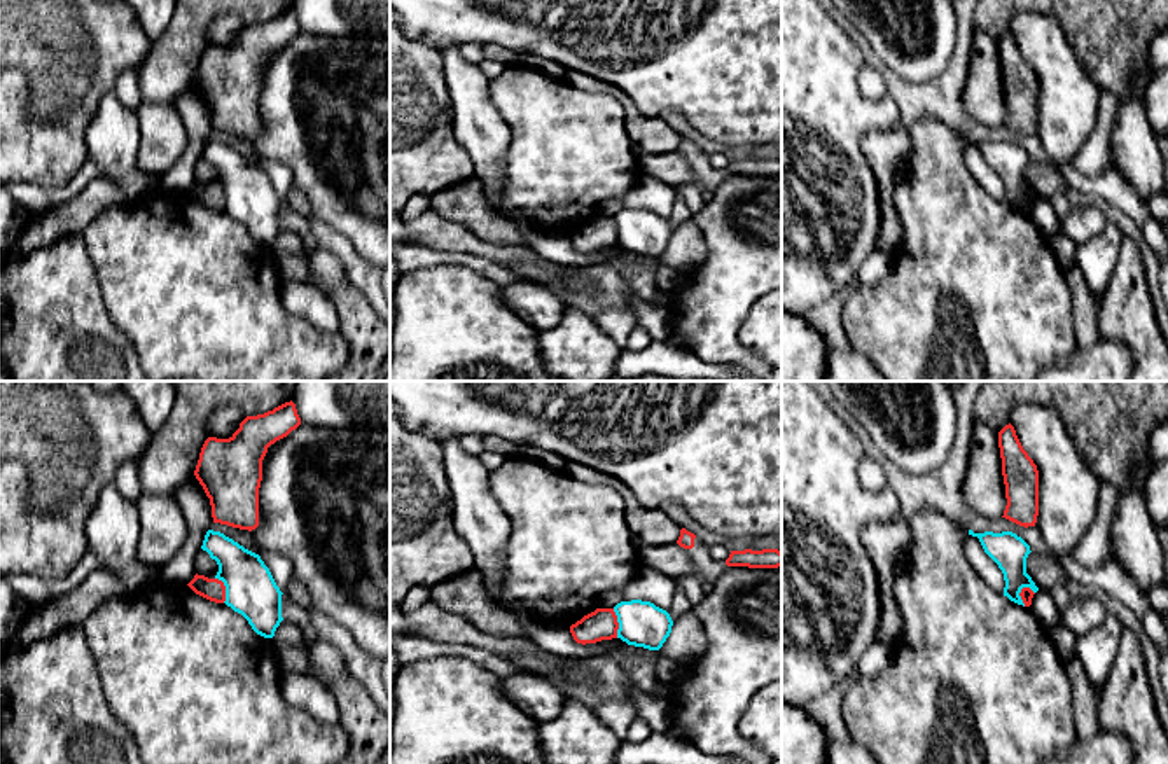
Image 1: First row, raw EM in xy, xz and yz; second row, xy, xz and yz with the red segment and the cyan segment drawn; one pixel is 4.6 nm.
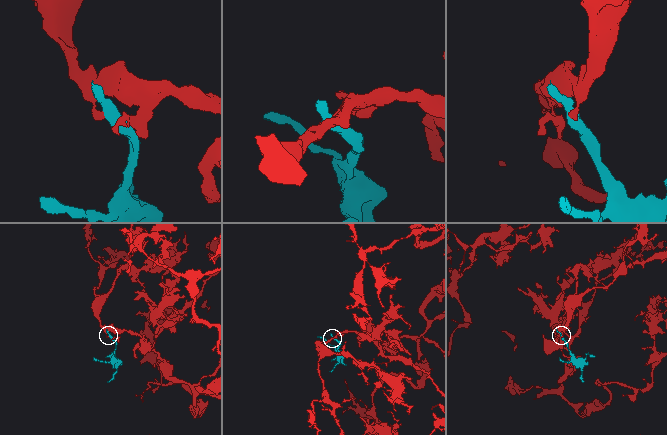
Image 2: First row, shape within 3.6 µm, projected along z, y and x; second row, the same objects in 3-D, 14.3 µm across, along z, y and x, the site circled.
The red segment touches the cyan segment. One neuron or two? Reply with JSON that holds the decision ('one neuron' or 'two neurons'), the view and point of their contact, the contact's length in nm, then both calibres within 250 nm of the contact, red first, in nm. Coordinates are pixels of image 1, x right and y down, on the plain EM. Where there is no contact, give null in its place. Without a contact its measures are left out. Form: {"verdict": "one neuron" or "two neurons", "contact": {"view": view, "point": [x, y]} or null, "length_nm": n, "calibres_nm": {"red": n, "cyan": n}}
{"verdict": "two neurons", "contact": {"view": "yz", "point": [1020, 203]}, "length_nm": 100, "calibres_nm": {"red": 60, "cyan": 160}}

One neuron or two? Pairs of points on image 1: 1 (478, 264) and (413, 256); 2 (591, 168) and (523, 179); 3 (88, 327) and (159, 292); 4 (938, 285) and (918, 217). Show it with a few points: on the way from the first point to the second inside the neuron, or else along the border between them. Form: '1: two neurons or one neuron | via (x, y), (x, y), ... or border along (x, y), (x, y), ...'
1: one neuron | via (462, 259), (429, 257)
2: one neuron | via (574, 168), (560, 168), (553, 175), (541, 179)
3: two neurons | border along (98, 277), (102, 301), (111, 320), (135, 348)
4: one neuron | via (938, 268), (936, 235)

